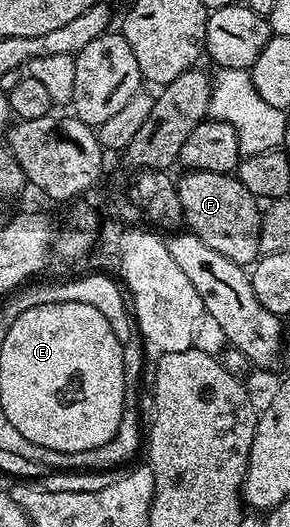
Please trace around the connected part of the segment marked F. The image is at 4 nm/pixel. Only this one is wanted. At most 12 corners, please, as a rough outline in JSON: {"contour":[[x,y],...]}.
{"contour":[[233,174],[177,180],[185,224],[223,258],[262,255],[263,208]]}

